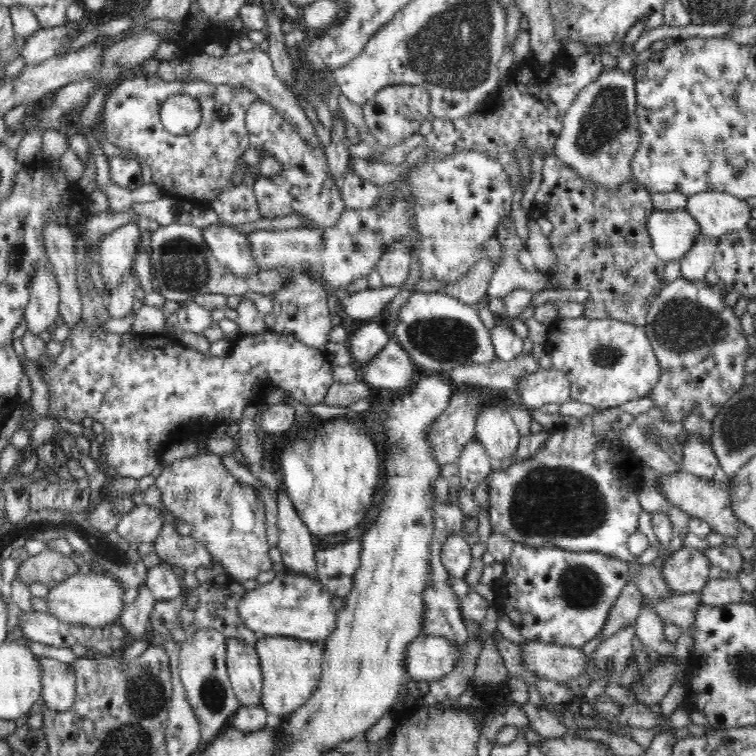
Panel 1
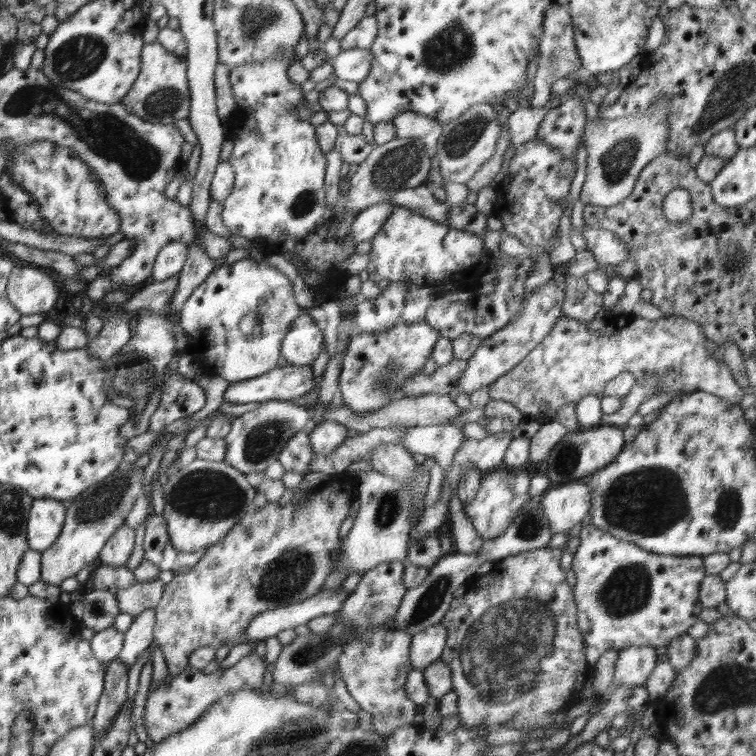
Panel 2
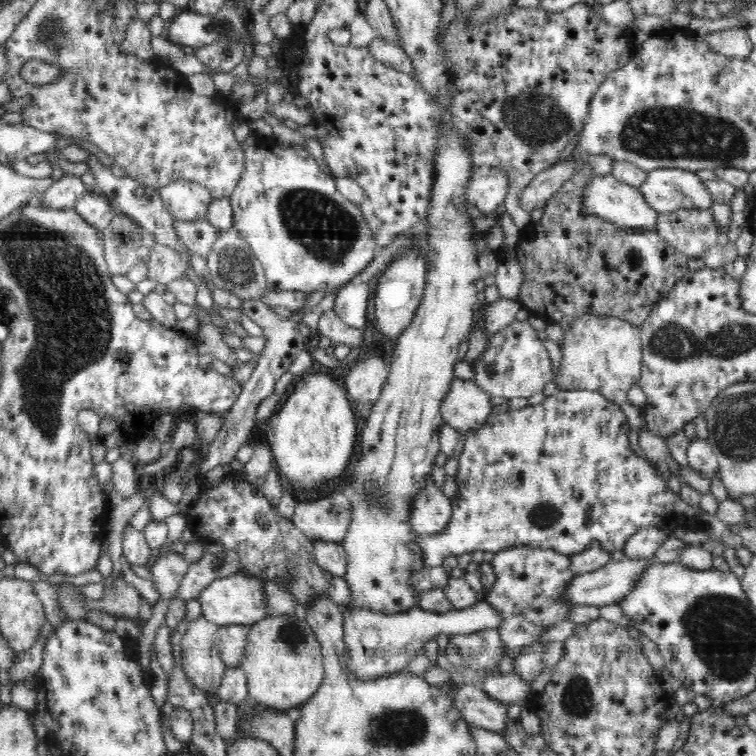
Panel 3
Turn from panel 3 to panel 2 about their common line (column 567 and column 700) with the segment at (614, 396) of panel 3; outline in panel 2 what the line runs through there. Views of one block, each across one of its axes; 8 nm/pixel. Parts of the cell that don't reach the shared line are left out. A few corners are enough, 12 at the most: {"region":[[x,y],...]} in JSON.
{"region":[[564,315],[490,384],[540,425],[622,372],[659,394],[747,392],[684,316]]}

